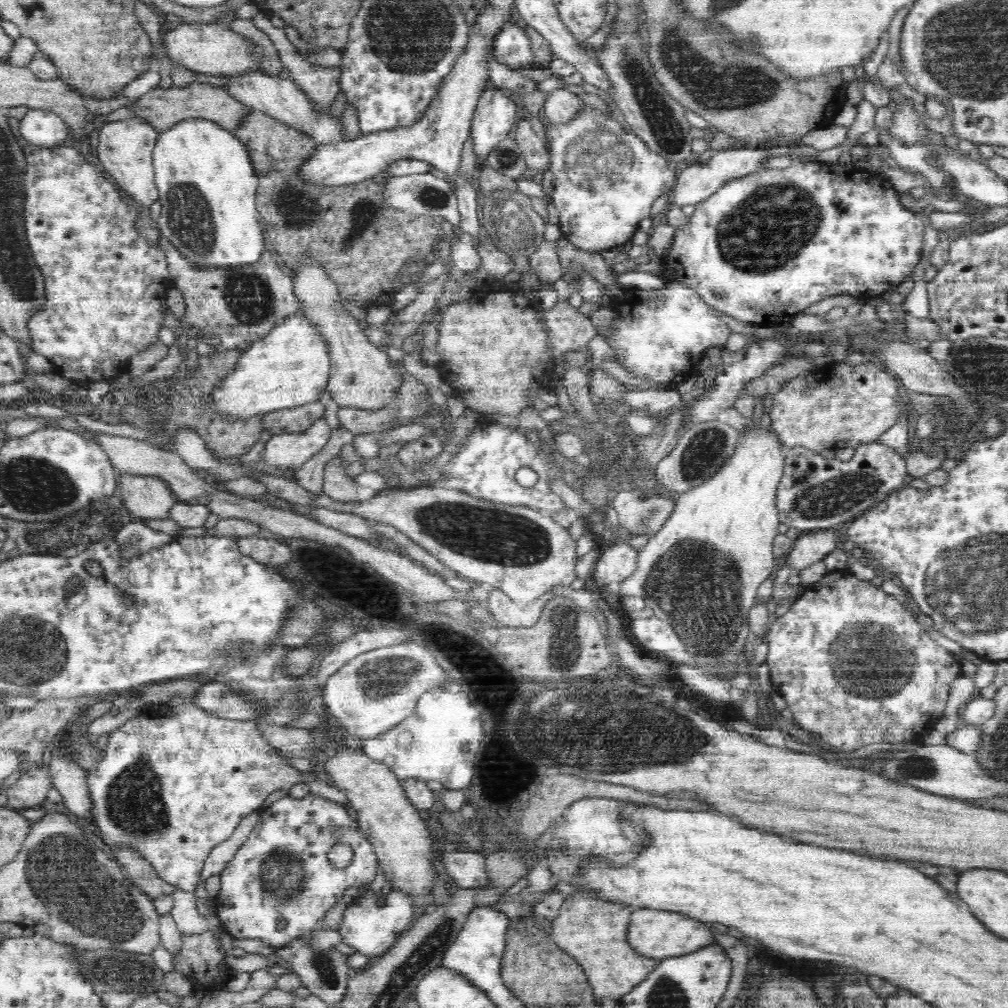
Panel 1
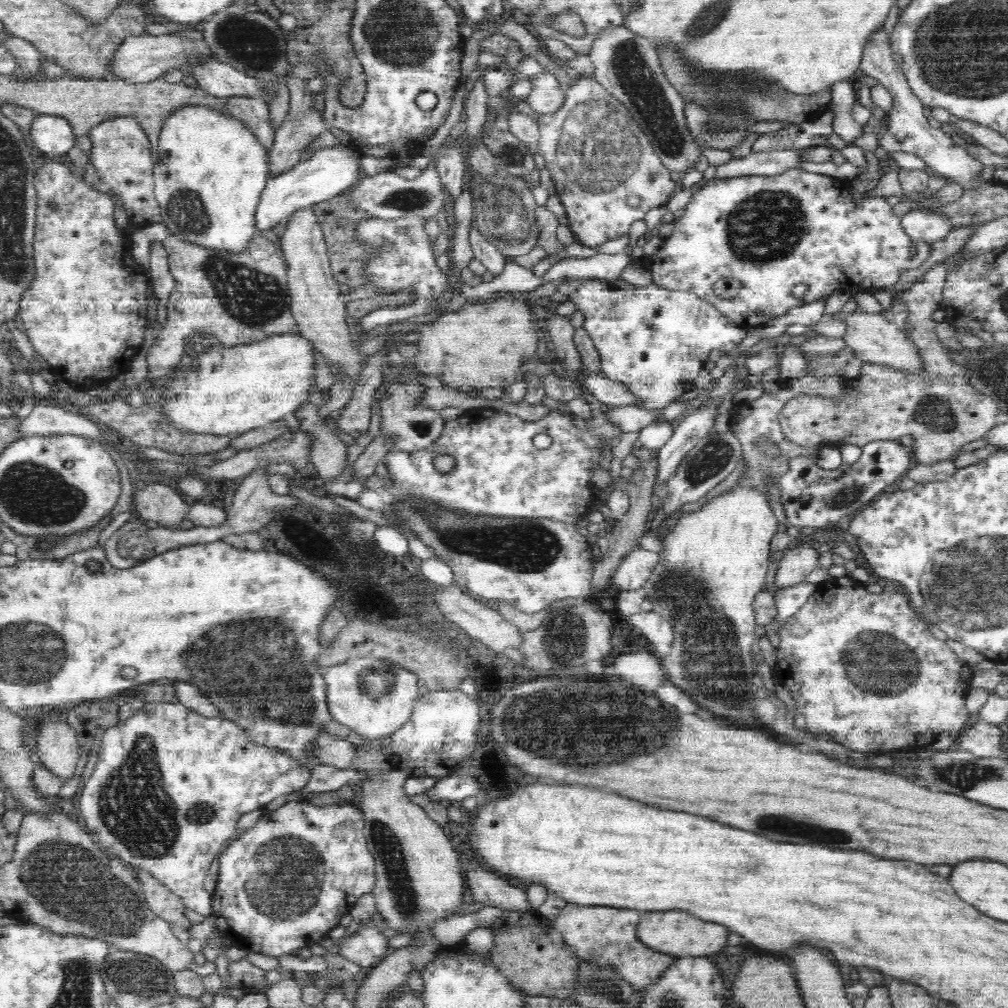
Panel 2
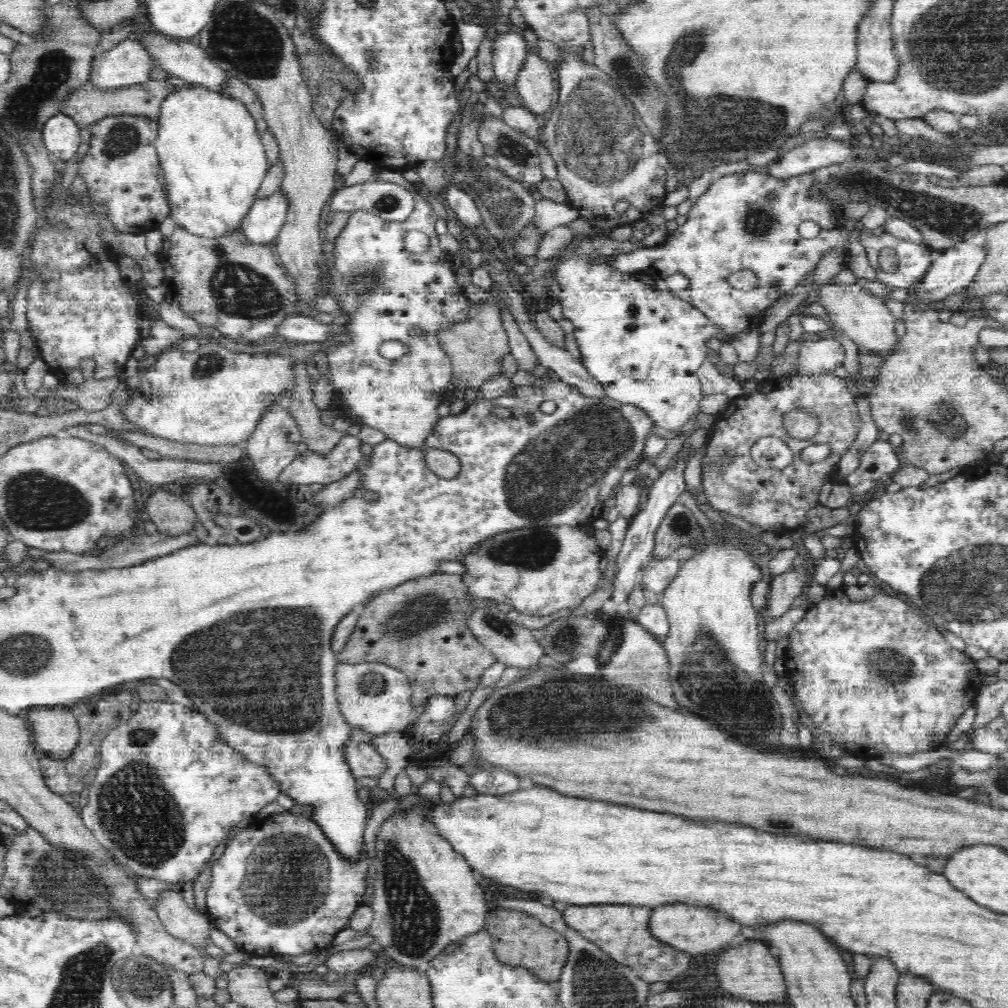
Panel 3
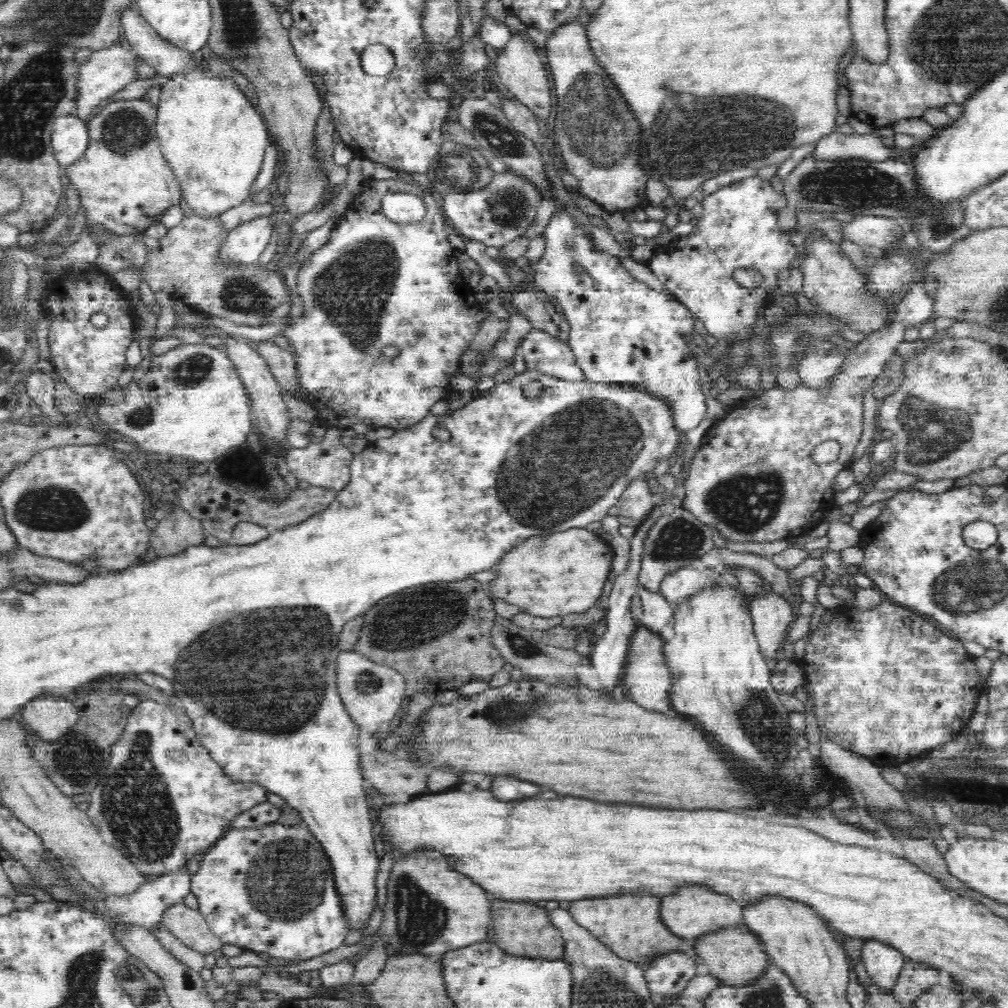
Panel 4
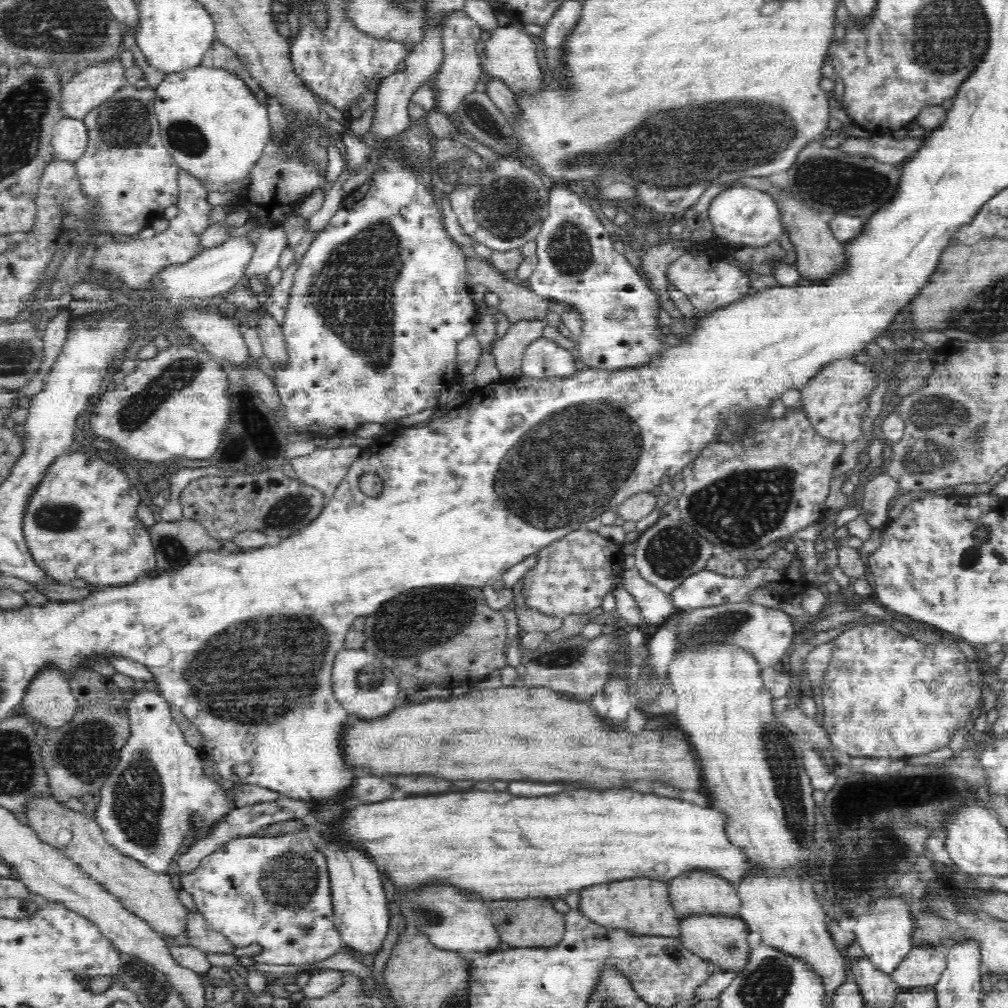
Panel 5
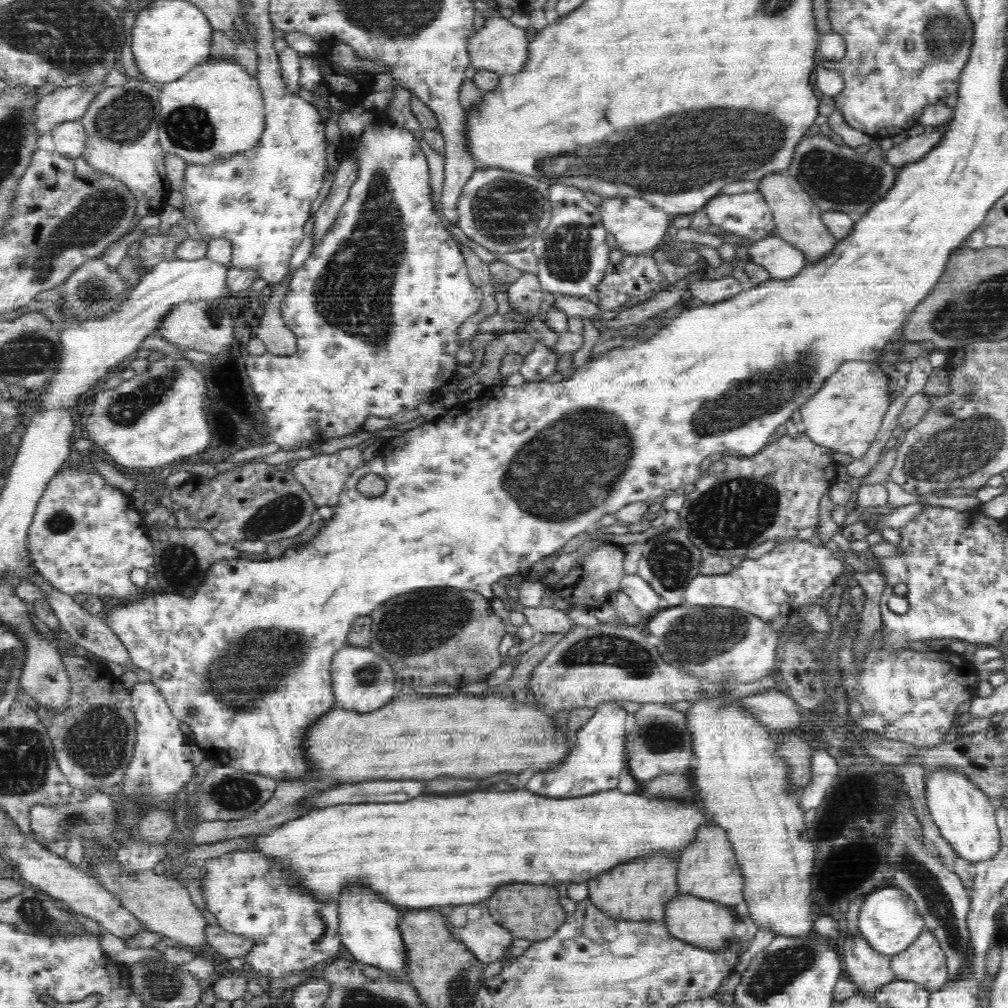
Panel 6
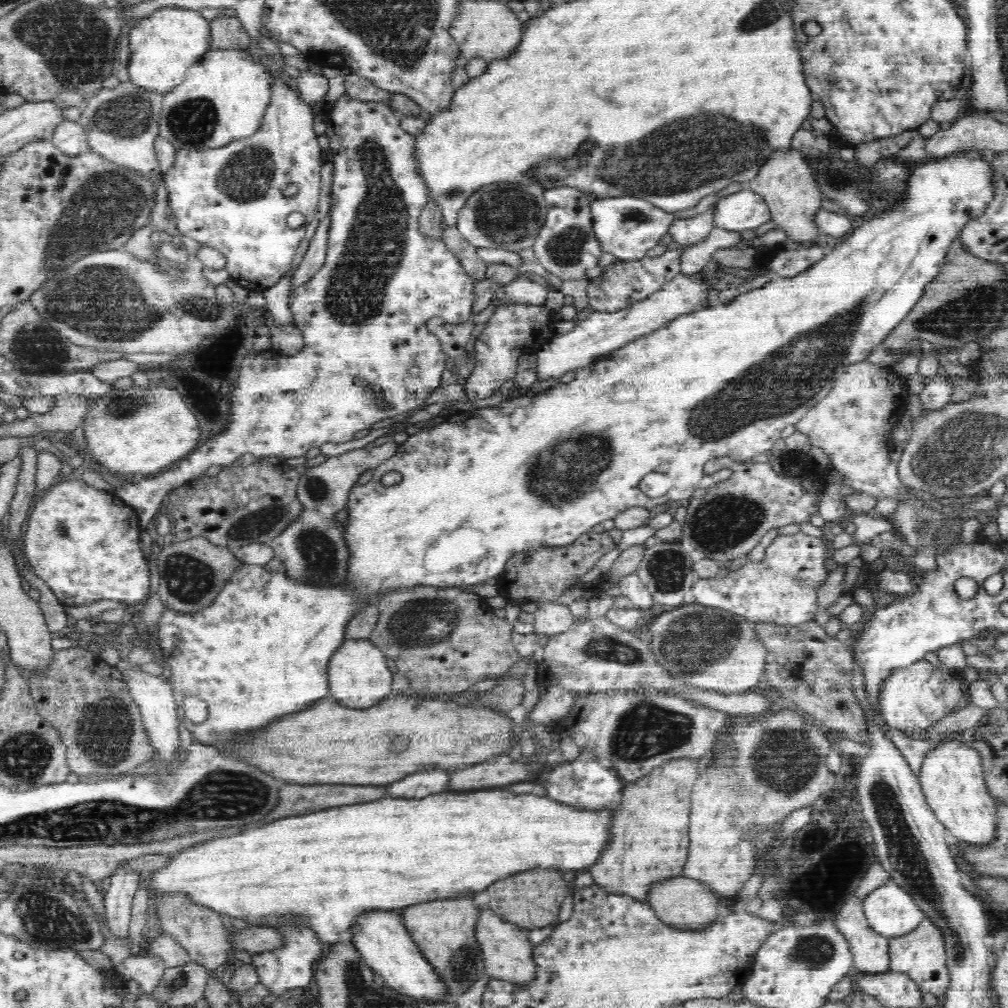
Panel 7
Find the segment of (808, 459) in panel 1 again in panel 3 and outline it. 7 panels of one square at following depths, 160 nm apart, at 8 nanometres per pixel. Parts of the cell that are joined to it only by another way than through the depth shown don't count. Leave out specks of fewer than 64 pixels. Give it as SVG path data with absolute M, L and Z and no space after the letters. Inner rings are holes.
M764 436L754 442L751 457L756 464L765 469L783 469L793 460L790 447L779 438ZM879 438L875 440L862 454L860 461L860 468L856 468L852 474L846 476L845 482L848 482L852 488L854 488L854 494L856 496L862 496L874 488L880 488L887 485L887 482L880 482L884 476L890 476L890 474L896 473L898 466L900 466L900 460L896 456L896 447L890 443L886 438Z

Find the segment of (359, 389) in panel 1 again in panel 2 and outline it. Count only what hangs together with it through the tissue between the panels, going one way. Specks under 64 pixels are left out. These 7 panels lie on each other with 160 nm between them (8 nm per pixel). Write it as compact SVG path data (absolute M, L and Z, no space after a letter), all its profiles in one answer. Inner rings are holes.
M307 206L291 215L286 234L280 239L280 249L287 263L287 284L291 299L291 312L298 325L298 333L309 339L313 348L320 350L334 370L346 370L348 378L358 380L364 356L356 352L352 336L344 318L348 317L346 302L340 294L340 286L332 276L328 245L314 216L315 208Z

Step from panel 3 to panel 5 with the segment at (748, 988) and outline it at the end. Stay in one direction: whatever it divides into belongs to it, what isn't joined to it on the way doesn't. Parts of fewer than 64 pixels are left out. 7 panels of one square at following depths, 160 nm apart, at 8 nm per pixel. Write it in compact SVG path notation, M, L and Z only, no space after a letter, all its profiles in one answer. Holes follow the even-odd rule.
M714 915L684 917L679 921L681 931L679 939L683 945L696 956L714 963L720 970L738 971L745 968L749 961L750 947L748 946L747 924L739 916Z

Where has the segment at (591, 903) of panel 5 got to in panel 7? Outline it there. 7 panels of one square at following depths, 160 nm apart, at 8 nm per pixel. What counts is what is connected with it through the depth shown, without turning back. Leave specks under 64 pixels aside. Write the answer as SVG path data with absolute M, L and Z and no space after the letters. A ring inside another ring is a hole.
M668 762L666 766L660 766L658 770L653 770L652 773L640 780L635 781L634 783L626 783L624 790L622 790L622 797L619 800L617 812L613 814L613 824L612 824L612 840L609 844L605 846L605 852L602 853L601 858L598 858L598 862L590 867L589 872L592 875L594 884L598 885L599 888L602 888L603 892L616 893L620 895L626 895L627 897L634 897L636 901L648 902L648 892L652 890L654 884L657 884L658 881L666 881L669 878L674 878L682 875L683 865L686 863L688 855L688 846L690 840L689 836L686 834L688 832L688 816L690 816L690 802L680 802L684 798L688 798L692 794L692 786L698 778L698 762Z

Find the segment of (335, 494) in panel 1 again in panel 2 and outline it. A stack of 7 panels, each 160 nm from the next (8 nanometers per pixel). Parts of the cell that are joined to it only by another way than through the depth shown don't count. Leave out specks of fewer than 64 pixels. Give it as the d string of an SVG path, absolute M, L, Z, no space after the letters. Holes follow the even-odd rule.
M305 402L300 409L296 409L293 415L299 420L298 430L302 432L309 432L313 436L311 442L309 458L316 472L324 479L330 480L330 478L336 478L345 471L345 460L348 452L348 445L344 443L339 434L339 430L332 431L325 423L320 419L318 415L318 409L316 402Z

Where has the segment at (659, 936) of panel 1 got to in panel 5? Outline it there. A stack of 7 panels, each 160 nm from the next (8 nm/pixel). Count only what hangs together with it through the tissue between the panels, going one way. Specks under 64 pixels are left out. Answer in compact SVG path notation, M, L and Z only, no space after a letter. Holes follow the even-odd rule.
M688 872L682 873L678 878L669 880L668 895L670 895L670 904L678 920L684 917L704 915L726 915L738 916L742 901L737 895L736 884L730 884L730 881L714 876L714 873L708 872Z

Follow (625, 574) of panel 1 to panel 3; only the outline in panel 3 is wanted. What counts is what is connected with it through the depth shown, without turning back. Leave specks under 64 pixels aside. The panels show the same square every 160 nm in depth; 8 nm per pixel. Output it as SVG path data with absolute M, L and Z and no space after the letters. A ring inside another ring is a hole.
M672 557L658 560L650 558L642 566L642 580L636 584L636 588L646 587L654 591L657 596L657 603L662 602L662 592L670 586L674 576L678 574L681 561L674 560Z

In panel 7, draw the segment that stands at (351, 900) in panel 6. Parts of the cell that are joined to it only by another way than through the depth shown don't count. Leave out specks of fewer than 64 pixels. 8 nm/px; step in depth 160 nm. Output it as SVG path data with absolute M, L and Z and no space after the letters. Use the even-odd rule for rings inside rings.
M368 910L358 914L354 920L350 940L354 948L362 955L362 960L373 970L382 976L384 984L405 994L418 999L432 999L438 1003L448 997L446 985L438 980L438 973L434 972L432 965L428 964L426 957L418 949L418 945L412 940L410 933L403 925L400 915L390 910Z

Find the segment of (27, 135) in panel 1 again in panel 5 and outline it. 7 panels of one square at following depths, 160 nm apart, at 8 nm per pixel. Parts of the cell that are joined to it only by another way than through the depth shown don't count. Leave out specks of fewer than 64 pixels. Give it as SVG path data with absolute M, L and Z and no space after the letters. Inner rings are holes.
M64 117L54 125L51 140L54 159L74 163L86 152L88 143L88 129L82 119Z

